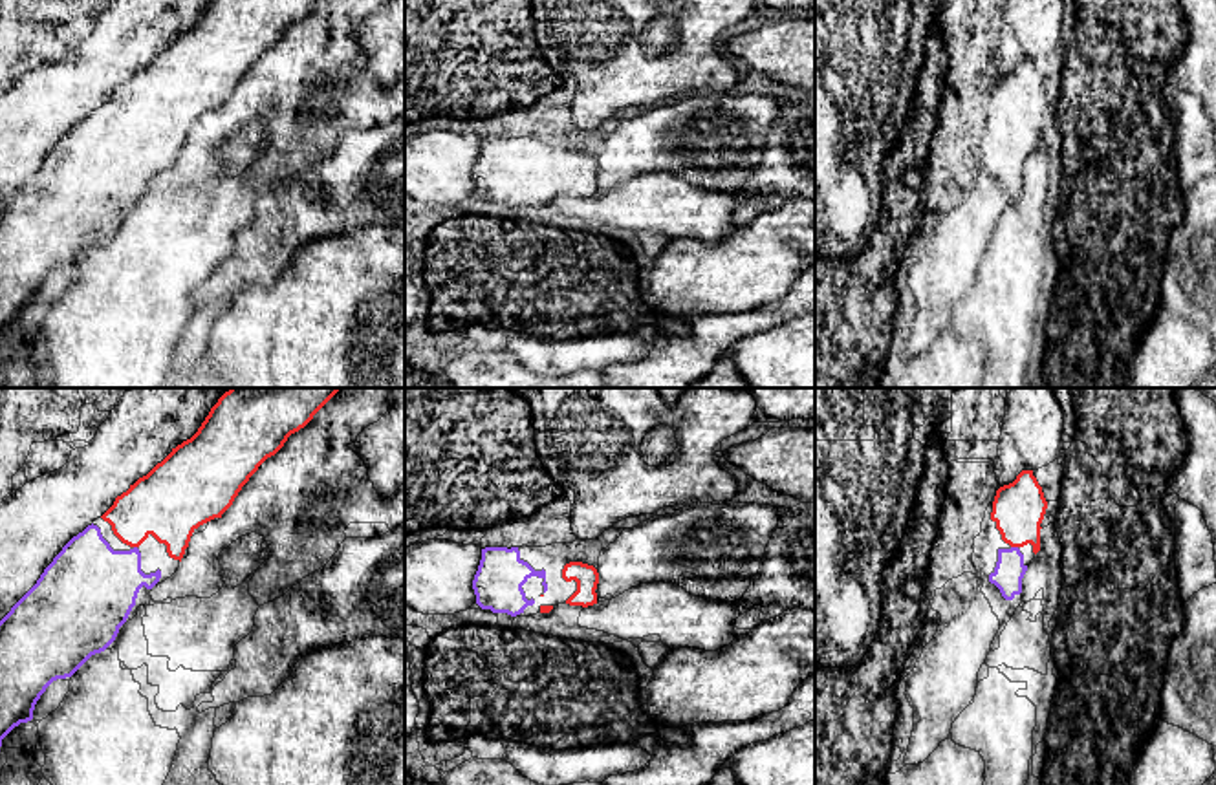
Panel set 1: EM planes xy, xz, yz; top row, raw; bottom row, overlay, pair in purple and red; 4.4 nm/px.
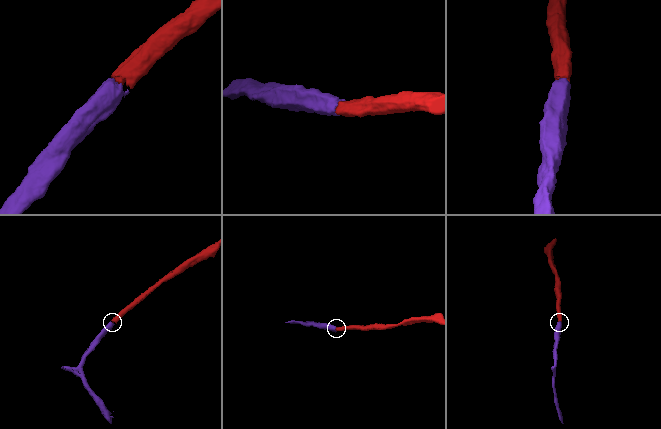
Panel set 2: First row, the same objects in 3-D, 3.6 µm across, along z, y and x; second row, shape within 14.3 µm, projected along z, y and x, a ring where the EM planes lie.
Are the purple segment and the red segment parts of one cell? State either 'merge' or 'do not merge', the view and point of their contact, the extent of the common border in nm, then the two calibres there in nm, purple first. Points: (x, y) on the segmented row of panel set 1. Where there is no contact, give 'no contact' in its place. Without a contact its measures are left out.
merge; contact yz (1015, 548); length 30 nm; calibres 130 and 220 nm

